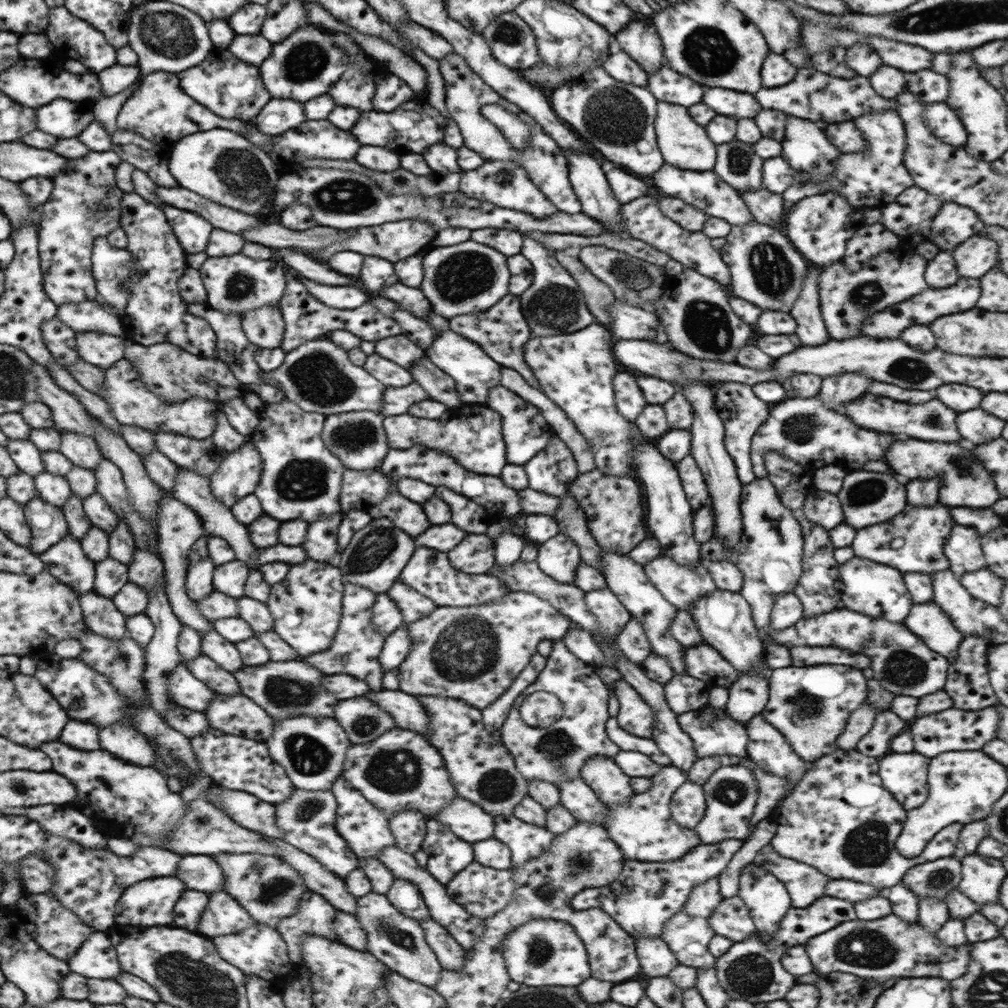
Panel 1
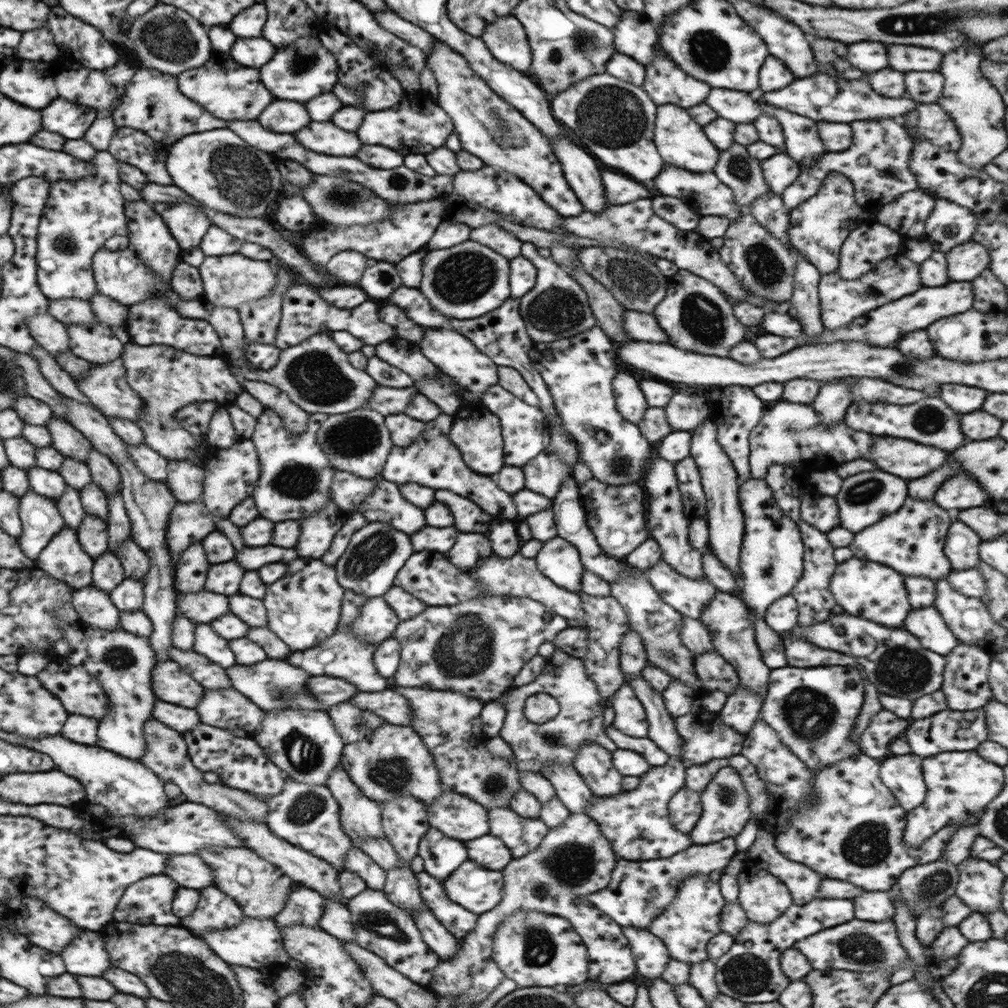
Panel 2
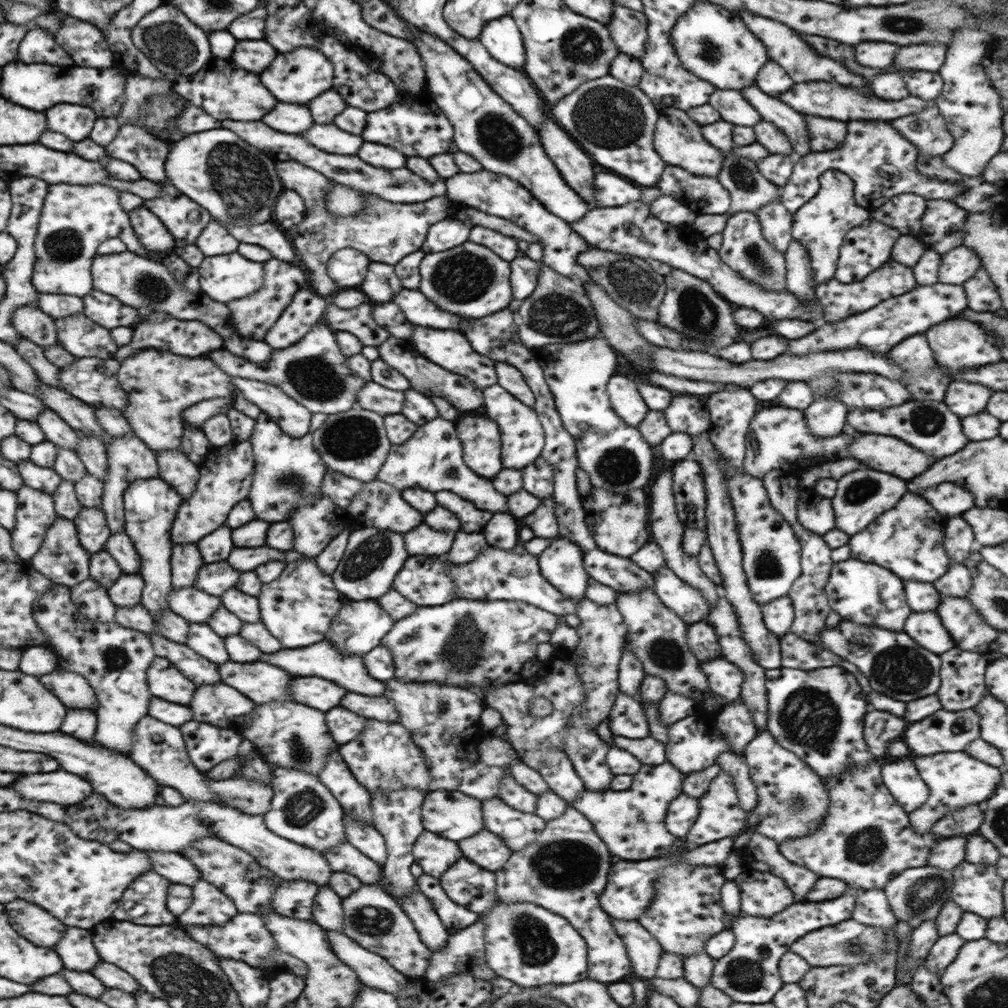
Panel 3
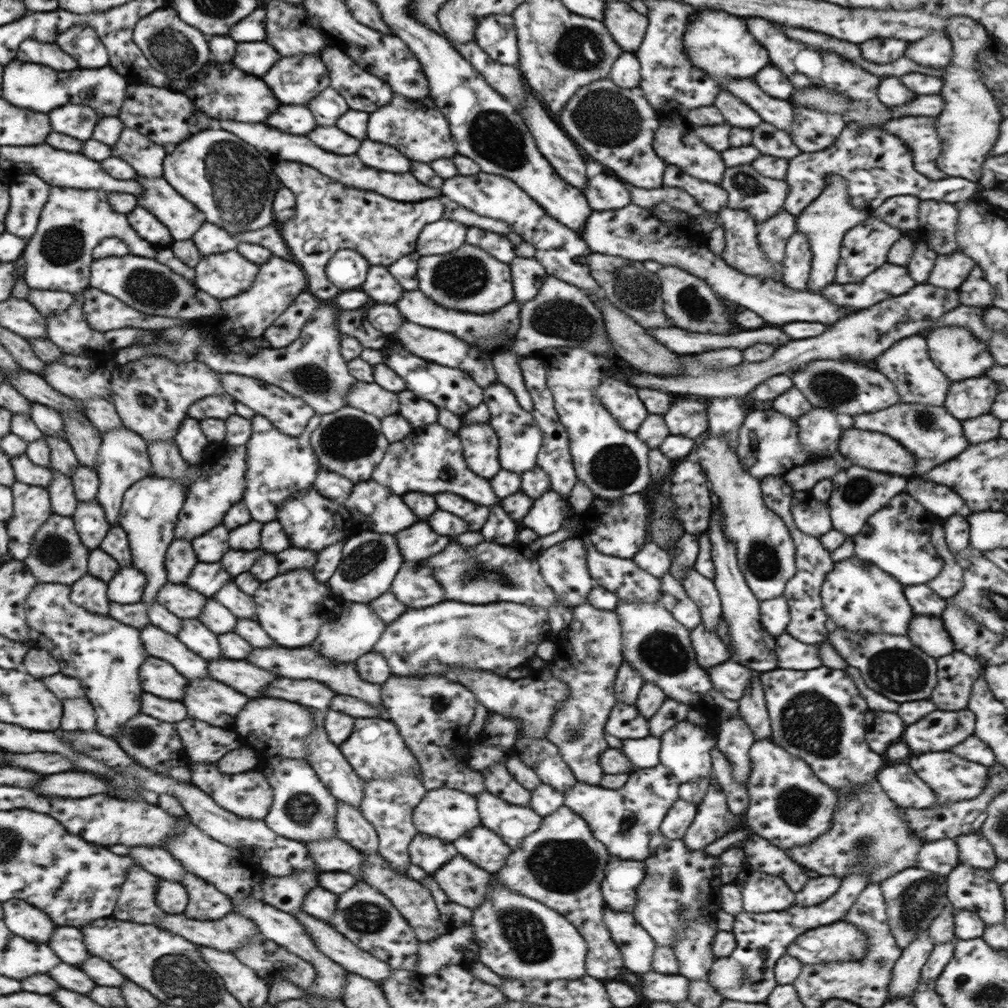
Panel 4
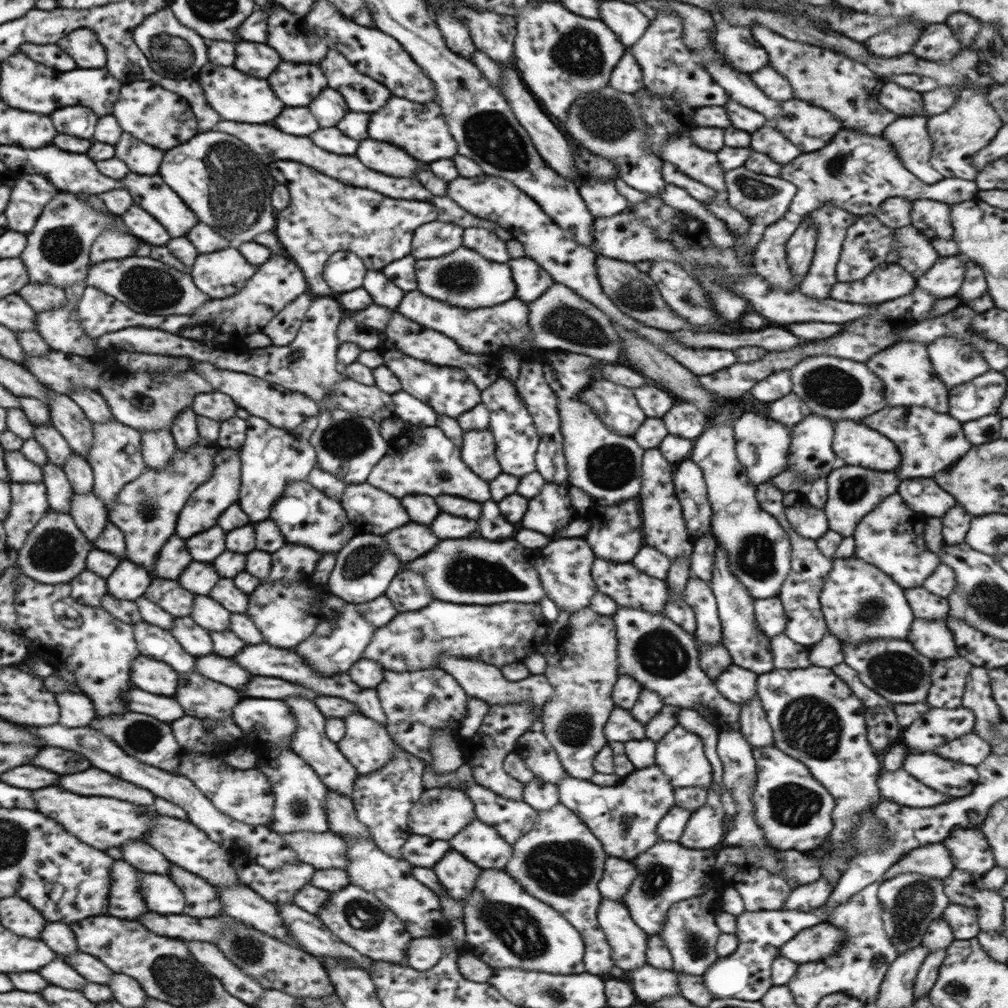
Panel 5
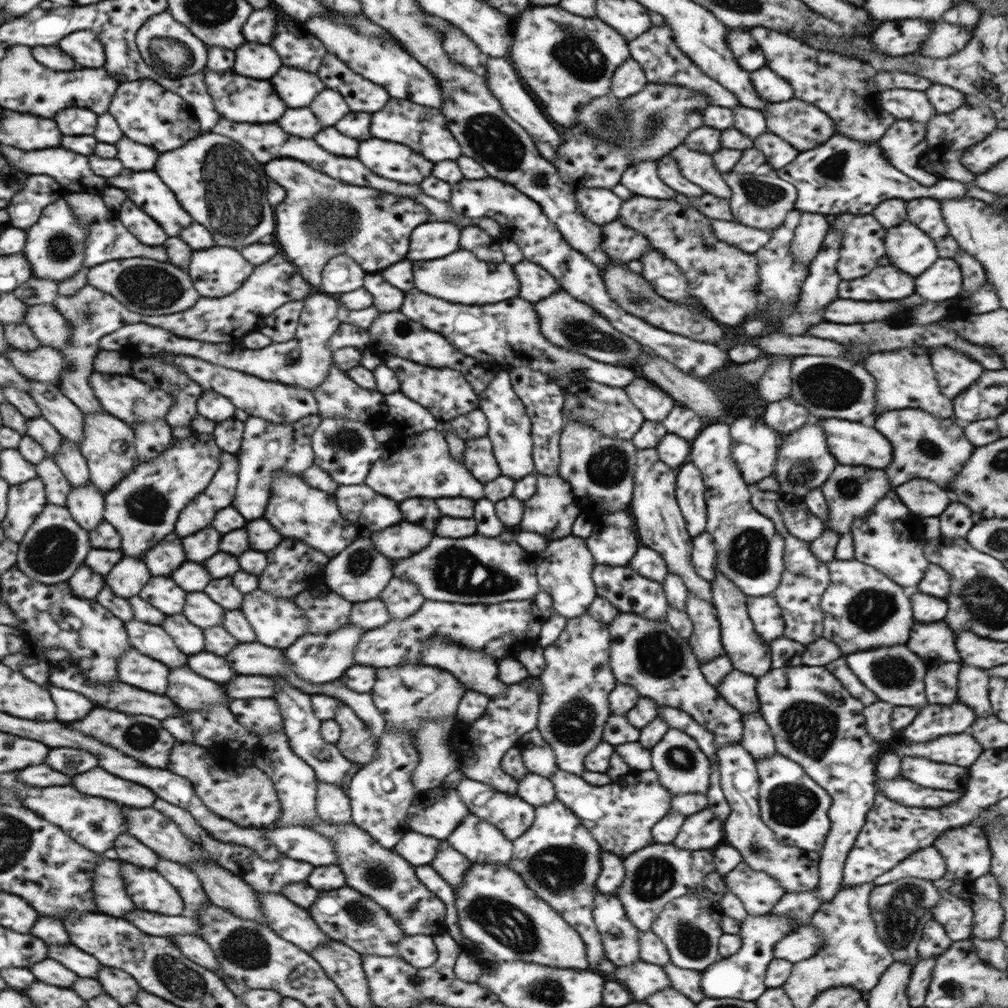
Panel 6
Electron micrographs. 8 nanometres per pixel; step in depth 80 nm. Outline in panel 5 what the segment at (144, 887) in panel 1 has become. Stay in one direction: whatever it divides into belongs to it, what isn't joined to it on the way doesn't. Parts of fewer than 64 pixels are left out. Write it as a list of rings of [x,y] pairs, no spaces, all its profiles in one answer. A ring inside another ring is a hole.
[[[119,859],[114,862],[109,872],[113,881],[109,886],[108,915],[138,920],[150,911],[139,889],[139,869]]]

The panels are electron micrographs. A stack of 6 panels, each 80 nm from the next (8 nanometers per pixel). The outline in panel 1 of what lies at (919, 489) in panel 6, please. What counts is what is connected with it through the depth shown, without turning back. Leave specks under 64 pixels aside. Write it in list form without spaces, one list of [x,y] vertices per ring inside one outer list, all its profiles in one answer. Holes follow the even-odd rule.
[[[910,438],[908,442],[896,440],[884,456],[886,464],[896,474],[902,474],[906,478],[938,478],[939,503],[948,508],[990,508],[1002,497],[990,474],[982,470],[982,464],[974,458],[976,456],[973,456],[973,452],[960,447],[958,442],[916,442],[914,438]]]

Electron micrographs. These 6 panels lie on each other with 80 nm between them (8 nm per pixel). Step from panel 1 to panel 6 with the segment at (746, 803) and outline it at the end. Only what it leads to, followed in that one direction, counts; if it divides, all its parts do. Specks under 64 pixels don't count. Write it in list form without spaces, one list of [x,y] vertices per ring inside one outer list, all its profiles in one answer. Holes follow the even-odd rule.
[[[709,809],[686,817],[679,828],[673,845],[684,850],[712,850],[722,843],[723,823]]]

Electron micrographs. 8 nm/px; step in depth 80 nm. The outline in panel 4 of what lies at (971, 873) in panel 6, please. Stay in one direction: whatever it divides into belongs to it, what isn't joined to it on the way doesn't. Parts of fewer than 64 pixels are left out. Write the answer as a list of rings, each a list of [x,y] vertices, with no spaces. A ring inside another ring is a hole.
[[[978,831],[955,838],[960,862],[972,868],[991,869],[998,861],[993,846]]]

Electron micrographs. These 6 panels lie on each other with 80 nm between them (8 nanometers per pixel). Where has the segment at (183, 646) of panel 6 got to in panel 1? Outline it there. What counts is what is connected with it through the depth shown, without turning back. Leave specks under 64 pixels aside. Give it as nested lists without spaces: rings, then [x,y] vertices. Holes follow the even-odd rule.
[[[214,630],[206,632],[206,636],[201,636],[201,638],[201,654],[211,658],[224,670],[233,673],[244,666],[234,642],[225,640]]]

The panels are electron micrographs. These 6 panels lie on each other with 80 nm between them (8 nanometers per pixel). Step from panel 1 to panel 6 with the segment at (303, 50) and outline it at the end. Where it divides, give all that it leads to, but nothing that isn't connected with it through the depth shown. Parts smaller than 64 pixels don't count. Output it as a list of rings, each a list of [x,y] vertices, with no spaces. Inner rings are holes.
[[[282,66],[270,82],[288,108],[310,106],[316,94],[326,88],[325,83],[316,74],[288,68],[288,66]]]

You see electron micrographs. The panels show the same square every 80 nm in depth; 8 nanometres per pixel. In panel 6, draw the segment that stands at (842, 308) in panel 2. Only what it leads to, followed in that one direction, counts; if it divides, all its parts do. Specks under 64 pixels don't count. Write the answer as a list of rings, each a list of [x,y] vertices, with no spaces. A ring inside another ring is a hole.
[[[878,266],[862,278],[841,281],[839,298],[850,300],[900,300],[914,292],[914,278],[897,266]]]

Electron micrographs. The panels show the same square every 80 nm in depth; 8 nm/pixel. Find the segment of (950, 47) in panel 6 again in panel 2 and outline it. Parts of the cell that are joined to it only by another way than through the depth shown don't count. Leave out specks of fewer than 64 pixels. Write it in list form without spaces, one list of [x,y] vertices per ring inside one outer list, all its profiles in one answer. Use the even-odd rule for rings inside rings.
[[[884,45],[888,48],[888,66],[899,72],[939,71],[943,52],[911,45]]]

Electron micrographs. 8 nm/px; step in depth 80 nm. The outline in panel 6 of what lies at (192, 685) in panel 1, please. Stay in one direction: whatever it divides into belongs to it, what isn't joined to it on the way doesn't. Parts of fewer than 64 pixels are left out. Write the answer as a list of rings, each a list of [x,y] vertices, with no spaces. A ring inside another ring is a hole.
[[[134,647],[123,652],[117,662],[120,682],[157,695],[166,694],[170,670],[167,664],[142,654]]]

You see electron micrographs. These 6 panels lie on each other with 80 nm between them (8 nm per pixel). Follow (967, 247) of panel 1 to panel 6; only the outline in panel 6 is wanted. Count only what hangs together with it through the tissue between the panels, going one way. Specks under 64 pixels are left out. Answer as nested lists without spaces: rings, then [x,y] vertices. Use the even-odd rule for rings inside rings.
[[[939,258],[916,278],[916,294],[923,300],[942,302],[956,297],[963,290],[960,265],[953,258]]]

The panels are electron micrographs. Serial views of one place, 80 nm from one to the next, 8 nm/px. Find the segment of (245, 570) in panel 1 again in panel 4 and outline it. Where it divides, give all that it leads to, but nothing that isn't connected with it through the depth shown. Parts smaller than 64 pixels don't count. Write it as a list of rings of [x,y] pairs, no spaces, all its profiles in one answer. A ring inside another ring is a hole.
[[[198,562],[190,576],[186,579],[185,585],[204,596],[214,596],[228,581],[234,580],[224,565],[220,562],[204,563]]]

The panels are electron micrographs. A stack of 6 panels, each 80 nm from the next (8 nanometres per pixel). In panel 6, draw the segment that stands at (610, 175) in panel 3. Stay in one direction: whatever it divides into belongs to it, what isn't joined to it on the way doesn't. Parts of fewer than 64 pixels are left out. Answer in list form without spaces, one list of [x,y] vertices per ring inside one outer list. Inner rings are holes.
[[[607,188],[577,189],[575,197],[582,214],[601,227],[617,218],[623,201]]]

